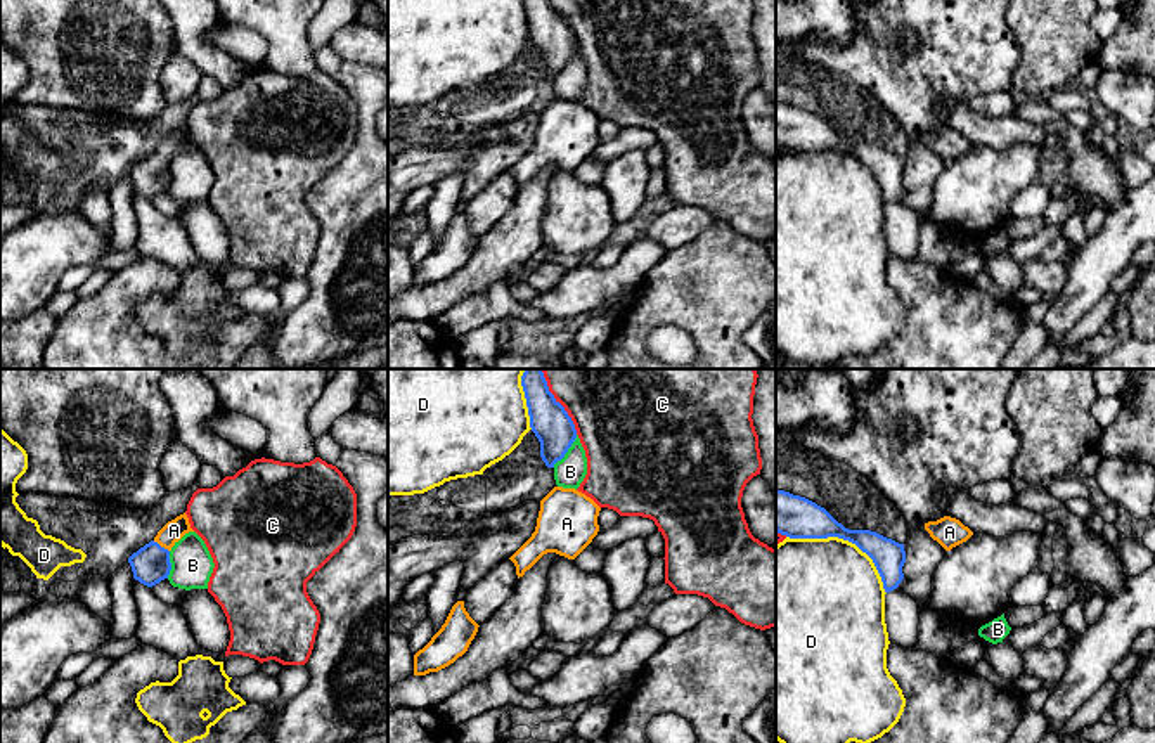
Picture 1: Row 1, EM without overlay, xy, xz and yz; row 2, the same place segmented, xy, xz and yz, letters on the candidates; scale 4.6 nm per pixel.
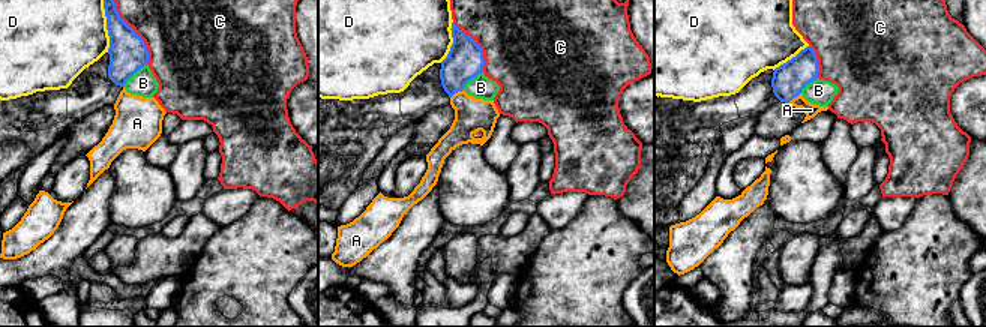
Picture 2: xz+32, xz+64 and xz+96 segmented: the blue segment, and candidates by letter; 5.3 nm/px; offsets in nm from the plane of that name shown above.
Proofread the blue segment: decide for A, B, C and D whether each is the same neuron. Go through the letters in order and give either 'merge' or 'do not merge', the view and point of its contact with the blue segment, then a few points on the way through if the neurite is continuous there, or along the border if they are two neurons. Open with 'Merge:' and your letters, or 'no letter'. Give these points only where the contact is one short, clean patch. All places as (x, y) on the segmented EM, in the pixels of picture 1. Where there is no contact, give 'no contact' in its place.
Merge: A
A: merge | xy (160, 546) | across xy (151, 563), (160, 546), (174, 530)
B: do not merge | xz (567, 451)
C: do not merge | xz (558, 402)
D: do not merge | yz (845, 539)

